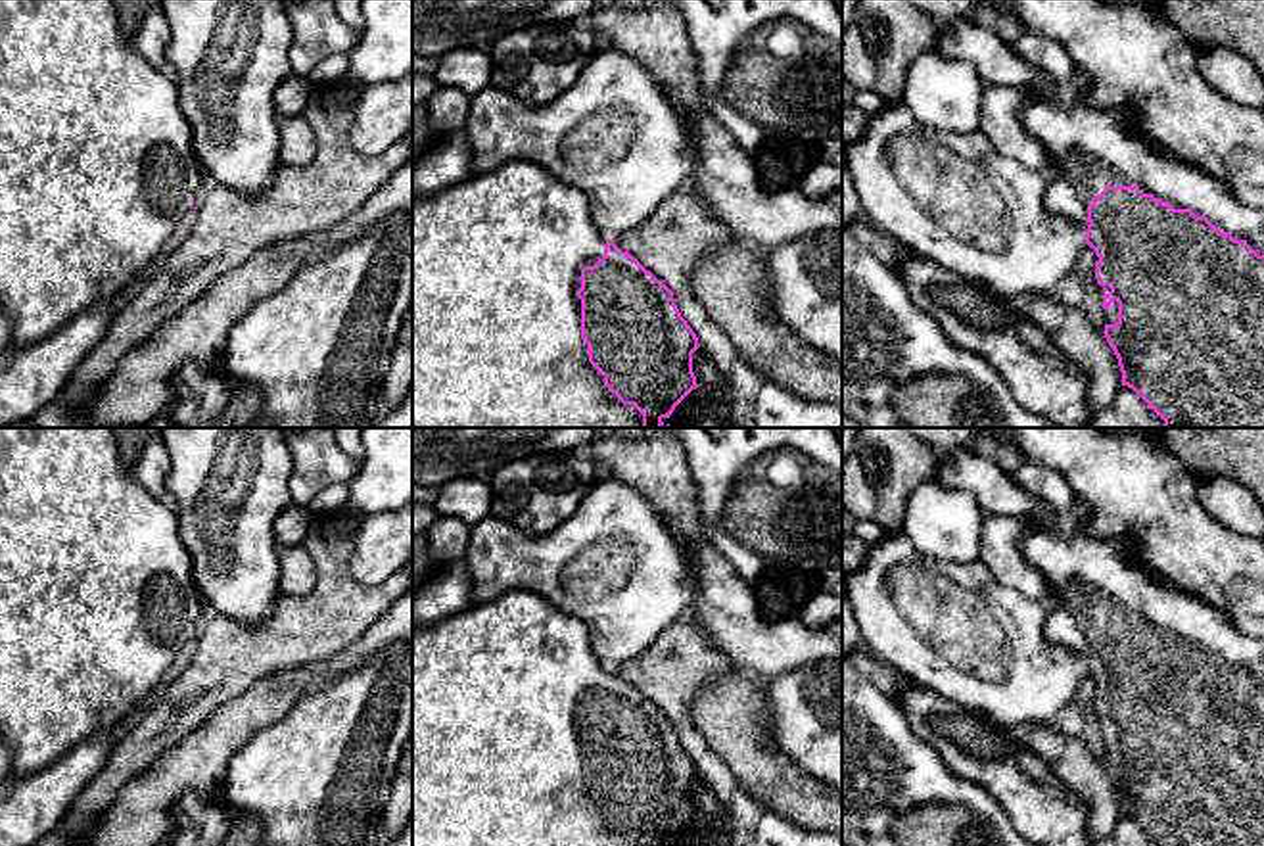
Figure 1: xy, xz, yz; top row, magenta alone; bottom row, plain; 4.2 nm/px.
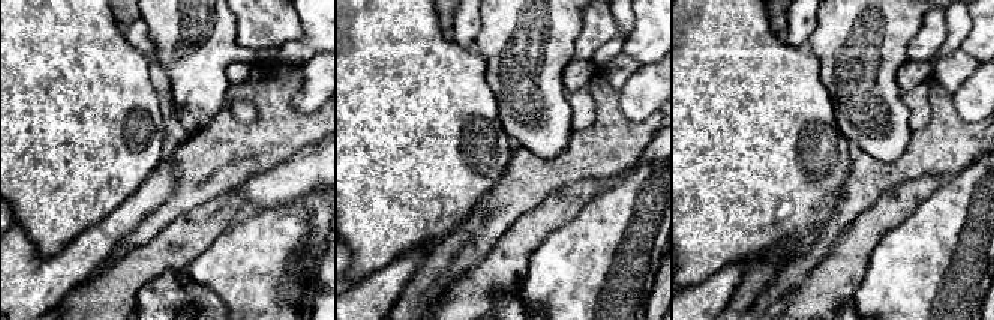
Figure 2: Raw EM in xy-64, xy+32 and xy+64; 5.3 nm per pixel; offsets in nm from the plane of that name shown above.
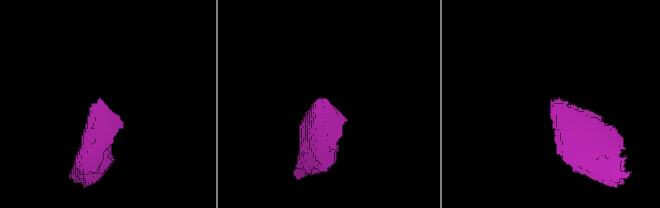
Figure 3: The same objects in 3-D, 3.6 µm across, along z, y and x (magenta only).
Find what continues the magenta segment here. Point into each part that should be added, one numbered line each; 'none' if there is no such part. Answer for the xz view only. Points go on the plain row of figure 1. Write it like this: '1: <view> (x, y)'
1: xz (497, 689)

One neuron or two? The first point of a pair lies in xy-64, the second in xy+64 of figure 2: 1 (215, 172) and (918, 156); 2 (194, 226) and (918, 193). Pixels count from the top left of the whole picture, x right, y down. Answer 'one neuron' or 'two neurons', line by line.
1: one neuron
2: one neuron

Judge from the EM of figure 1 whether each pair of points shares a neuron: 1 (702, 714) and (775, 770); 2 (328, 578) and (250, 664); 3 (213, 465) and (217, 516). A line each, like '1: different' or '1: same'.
1: same
2: same
3: same

